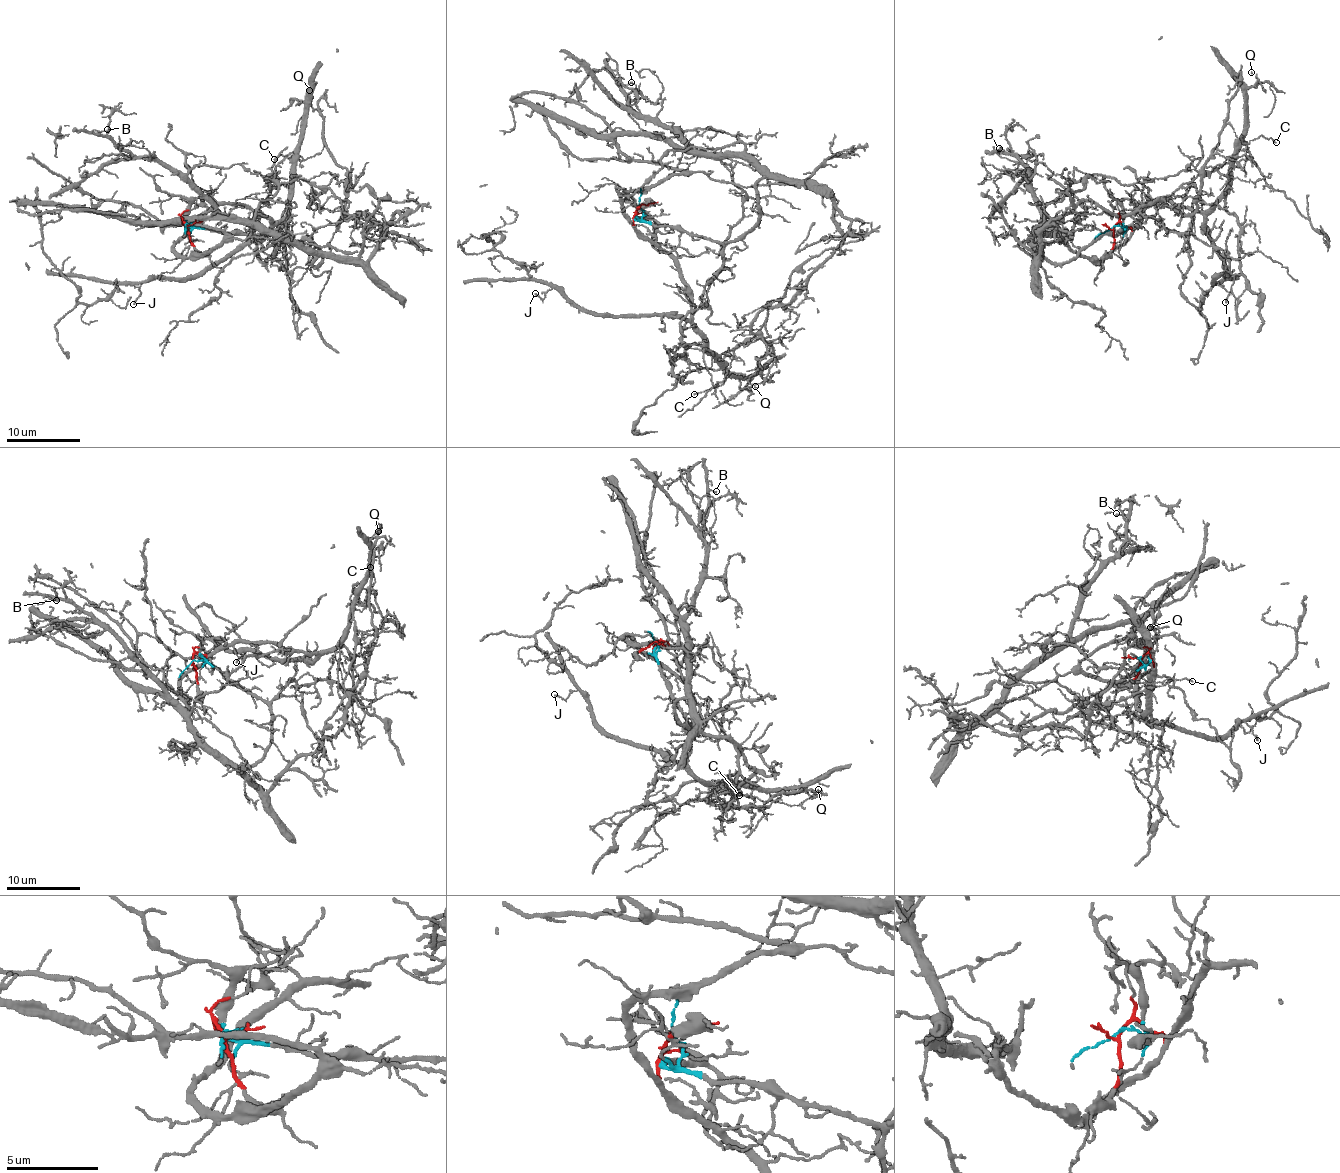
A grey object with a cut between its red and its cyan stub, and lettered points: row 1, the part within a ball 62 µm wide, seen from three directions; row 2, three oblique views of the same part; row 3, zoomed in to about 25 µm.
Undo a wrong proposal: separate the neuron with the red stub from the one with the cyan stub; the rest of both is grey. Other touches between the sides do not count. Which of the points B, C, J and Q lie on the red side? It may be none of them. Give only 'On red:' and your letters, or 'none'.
On red: C, J, Q

